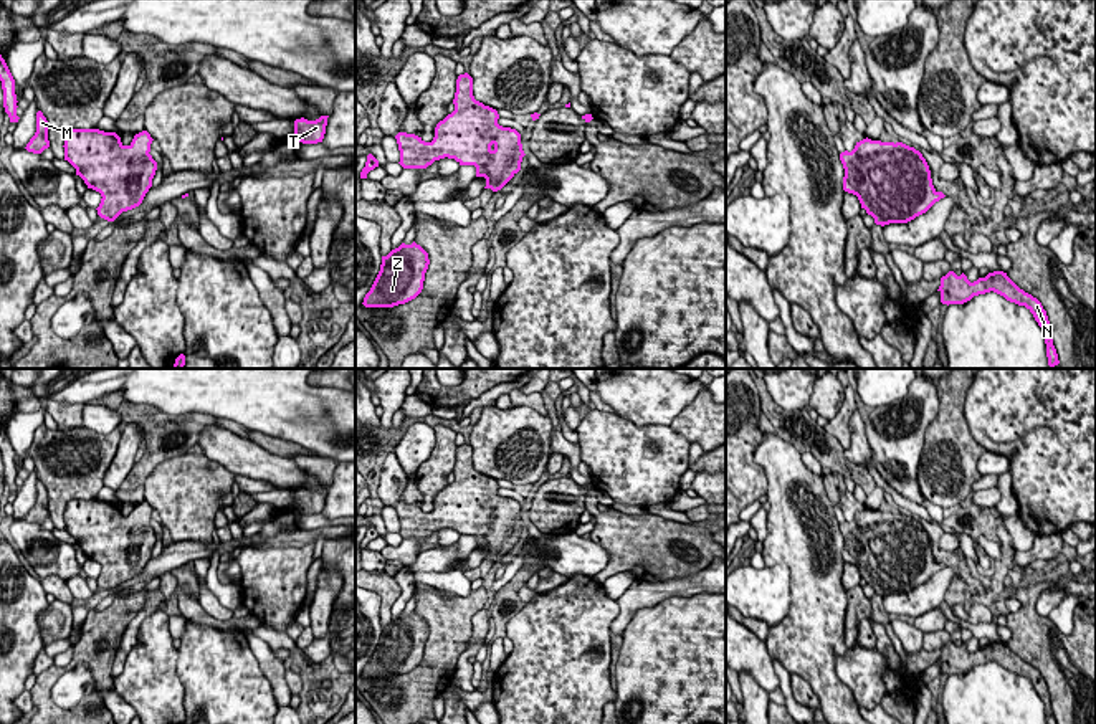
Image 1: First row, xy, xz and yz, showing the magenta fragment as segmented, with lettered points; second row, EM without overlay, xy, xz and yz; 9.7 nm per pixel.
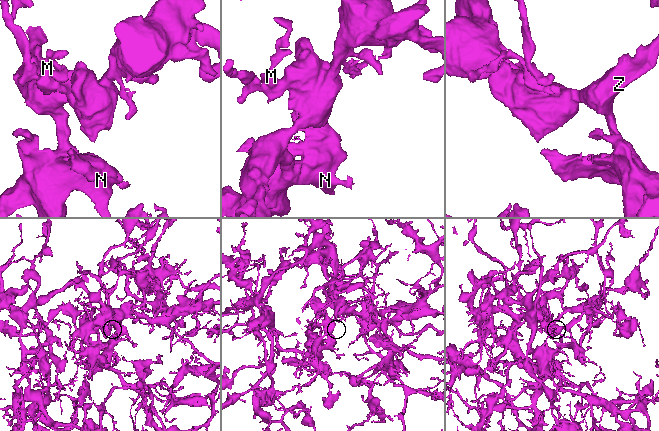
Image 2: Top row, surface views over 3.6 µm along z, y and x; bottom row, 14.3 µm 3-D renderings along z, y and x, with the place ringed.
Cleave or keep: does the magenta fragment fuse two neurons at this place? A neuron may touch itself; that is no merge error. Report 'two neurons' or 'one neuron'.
one neuron

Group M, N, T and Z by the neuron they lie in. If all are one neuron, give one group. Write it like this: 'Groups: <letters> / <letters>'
Groups: M N T Z

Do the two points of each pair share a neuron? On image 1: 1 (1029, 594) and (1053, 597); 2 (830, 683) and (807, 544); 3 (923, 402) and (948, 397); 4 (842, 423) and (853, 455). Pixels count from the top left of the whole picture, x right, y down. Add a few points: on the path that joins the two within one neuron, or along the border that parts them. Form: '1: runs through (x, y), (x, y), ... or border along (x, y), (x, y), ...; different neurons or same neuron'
1: border along (1057, 584), (1038, 597), (1035, 605), (1038, 615); different neurons
2: runs through (815, 648), (815, 579); same neuron
3: border along (938, 385), (939, 412), (924, 435); different neurons
4: border along (855, 409), (850, 419), (850, 445), (845, 450); different neurons

